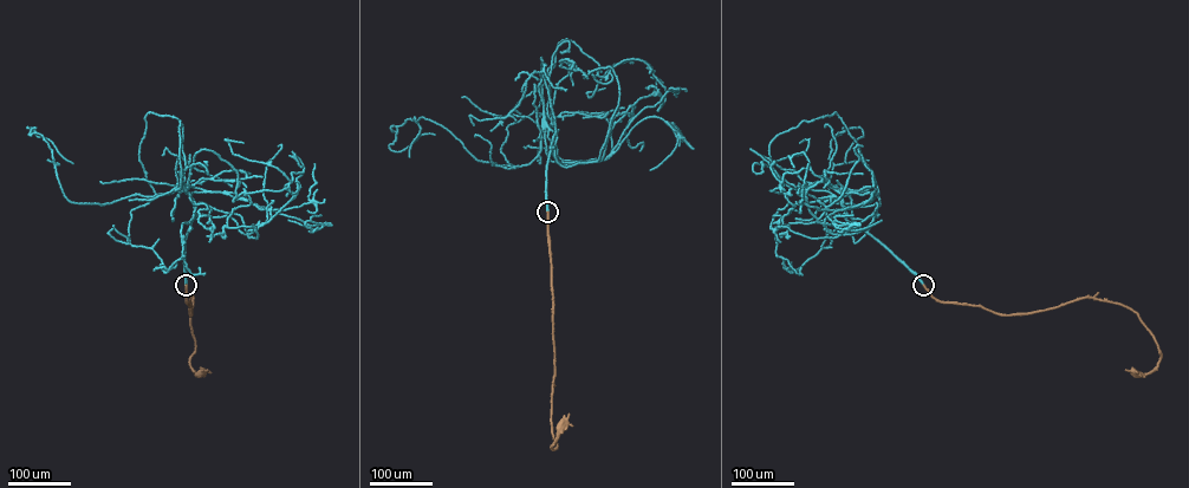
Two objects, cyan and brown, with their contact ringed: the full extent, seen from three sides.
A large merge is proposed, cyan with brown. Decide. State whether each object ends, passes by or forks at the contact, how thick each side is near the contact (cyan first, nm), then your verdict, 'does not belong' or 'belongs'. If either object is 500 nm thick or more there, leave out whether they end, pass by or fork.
700/750 nm | belongs

